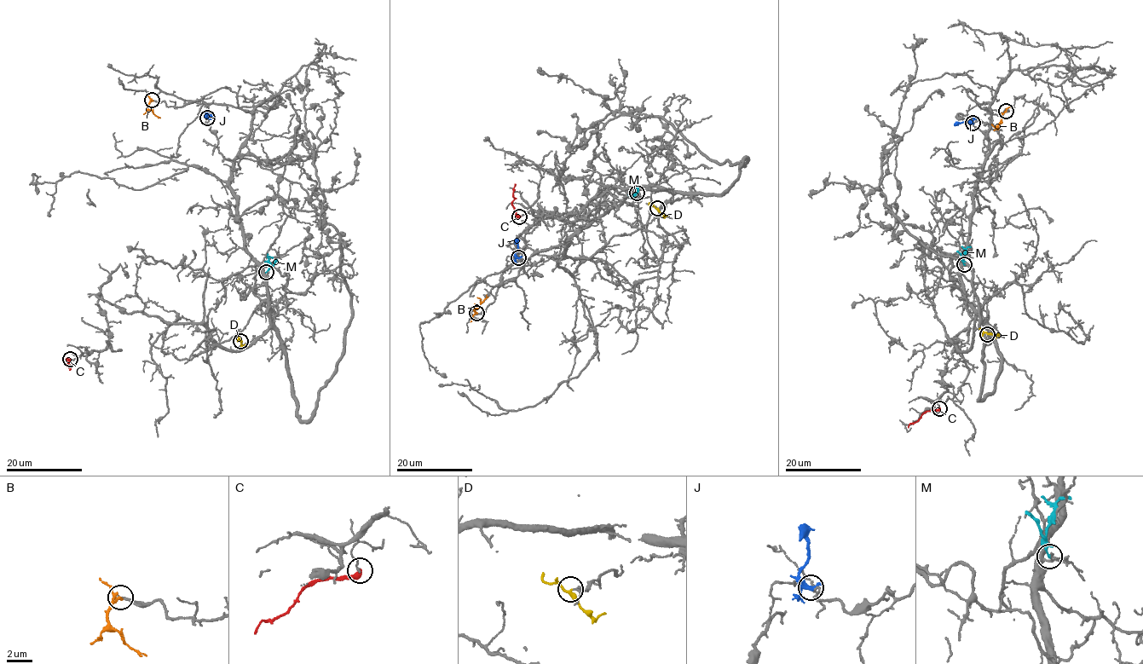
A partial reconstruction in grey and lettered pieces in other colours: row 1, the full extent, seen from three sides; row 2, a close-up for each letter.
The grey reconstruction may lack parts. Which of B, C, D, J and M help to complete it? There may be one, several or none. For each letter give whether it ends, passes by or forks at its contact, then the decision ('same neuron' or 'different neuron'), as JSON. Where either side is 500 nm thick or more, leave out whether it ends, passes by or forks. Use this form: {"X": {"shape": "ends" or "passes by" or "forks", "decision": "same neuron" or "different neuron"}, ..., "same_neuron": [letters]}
{"B": {"shape": "passes by", "decision": "same neuron"}, "C": {"shape": "ends", "decision": "different neuron"}, "D": {"shape": "passes by", "decision": "same neuron"}, "J": {"shape": "passes by", "decision": "different neuron"}, "M": {"shape": "passes by", "decision": "different neuron"}, "same_neuron": ["B", "D"]}

